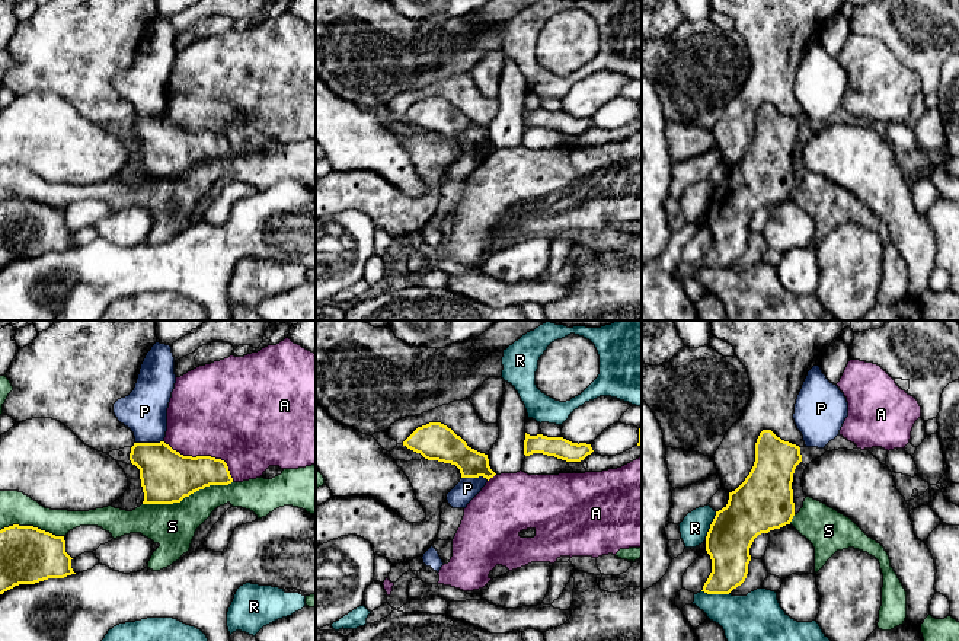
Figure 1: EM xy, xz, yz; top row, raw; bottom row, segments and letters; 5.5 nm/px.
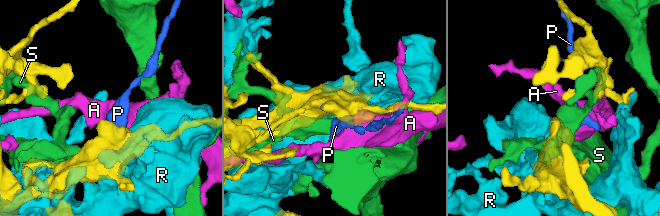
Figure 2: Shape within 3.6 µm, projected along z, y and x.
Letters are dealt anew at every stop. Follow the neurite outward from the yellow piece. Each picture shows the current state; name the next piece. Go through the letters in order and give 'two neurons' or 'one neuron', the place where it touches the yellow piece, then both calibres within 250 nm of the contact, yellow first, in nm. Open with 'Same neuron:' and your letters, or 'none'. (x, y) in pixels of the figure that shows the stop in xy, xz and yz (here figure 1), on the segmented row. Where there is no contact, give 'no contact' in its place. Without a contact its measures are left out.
Same neuron: none
A: two neurons; meets yellow in xy at (203, 456); 300 nm thick on the yellow side, 480 nm on the other
P: two neurons; meets yellow in xy at (149, 443); 300 nm thick on the yellow side, 260 nm on the other
R: two neurons; meets yellow in yz at (710, 526); 280 nm thick on the yellow side, 150 nm on the other
S: two neurons; meets yellow in xy at (188, 496); 300 nm thick on the yellow side, 240 nm on the other

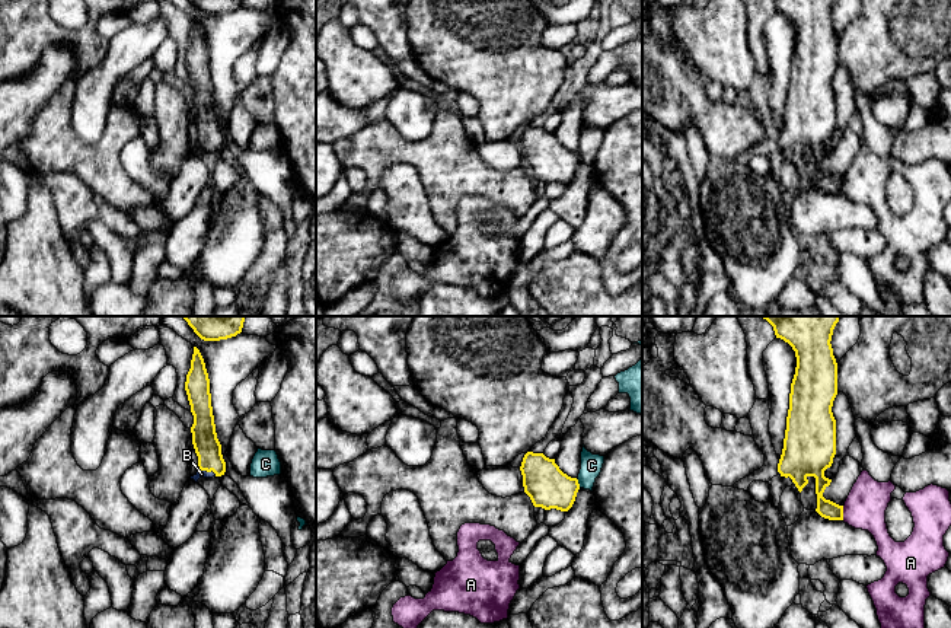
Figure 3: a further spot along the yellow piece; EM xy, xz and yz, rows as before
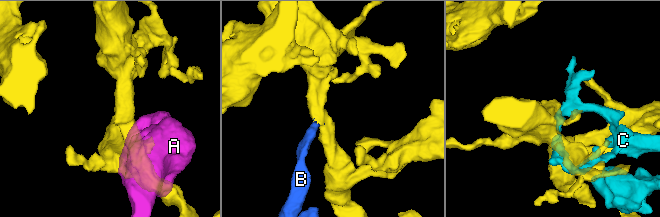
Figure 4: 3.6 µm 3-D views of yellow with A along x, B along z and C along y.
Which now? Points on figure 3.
Same neuron: B
A: two neurons; meets yellow in yz at (842, 513); 100 nm thick on the yellow side, 220 nm on the other
B: one neuron; meets yellow in xy at (207, 471); 140 nm thick on the yellow side, 50 nm on the other
C: two neurons; meets yellow in xz at (577, 483); 240 nm thick on the yellow side, 120 nm on the other

